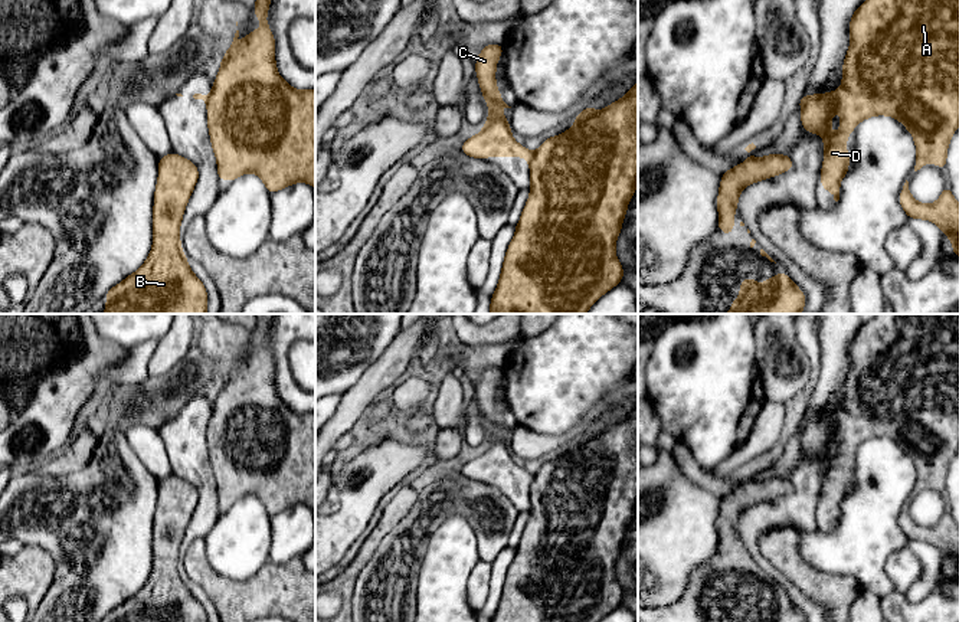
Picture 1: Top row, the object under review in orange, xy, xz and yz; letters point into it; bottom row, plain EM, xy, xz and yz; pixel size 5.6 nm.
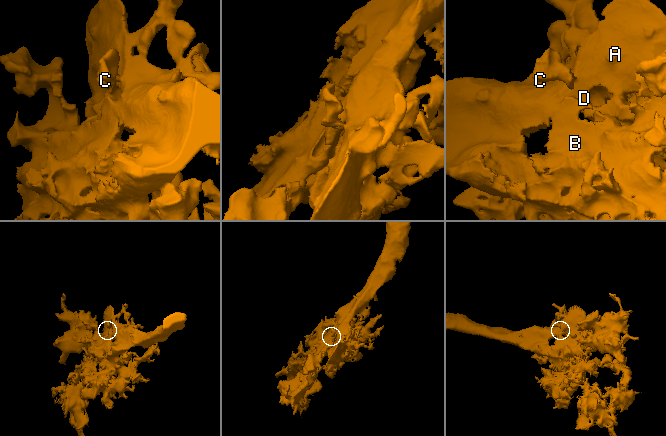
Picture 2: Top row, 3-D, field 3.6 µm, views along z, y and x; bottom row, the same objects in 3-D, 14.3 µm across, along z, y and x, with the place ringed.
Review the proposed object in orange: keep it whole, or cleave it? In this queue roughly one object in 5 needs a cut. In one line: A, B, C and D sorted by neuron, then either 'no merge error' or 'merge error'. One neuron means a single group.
A B D / C | merge error

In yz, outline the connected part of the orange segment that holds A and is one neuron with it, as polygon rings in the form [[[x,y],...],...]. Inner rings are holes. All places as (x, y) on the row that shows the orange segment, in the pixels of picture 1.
[[[865,0],[851,16],[850,22],[850,49],[847,52],[842,66],[842,85],[829,94],[808,95],[806,102],[802,105],[801,122],[809,134],[819,132],[824,138],[824,164],[821,170],[822,190],[829,190],[834,200],[839,200],[839,183],[848,174],[850,153],[845,150],[845,141],[850,132],[857,128],[858,122],[874,115],[888,115],[897,118],[904,128],[907,128],[914,140],[917,148],[917,158],[914,171],[920,170],[927,163],[935,163],[939,170],[946,168],[947,145],[953,132],[959,125],[959,0]],[[834,111],[841,114],[841,128],[837,135],[831,134],[831,118]]]

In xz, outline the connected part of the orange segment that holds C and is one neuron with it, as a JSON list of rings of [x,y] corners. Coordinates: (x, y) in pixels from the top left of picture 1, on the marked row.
[[[487,45],[475,62],[477,78],[490,114],[481,132],[468,138],[461,150],[480,160],[484,157],[524,157],[530,164],[534,154],[513,138],[510,124],[500,111],[511,108],[501,99],[495,84],[495,68],[503,52],[503,45]]]

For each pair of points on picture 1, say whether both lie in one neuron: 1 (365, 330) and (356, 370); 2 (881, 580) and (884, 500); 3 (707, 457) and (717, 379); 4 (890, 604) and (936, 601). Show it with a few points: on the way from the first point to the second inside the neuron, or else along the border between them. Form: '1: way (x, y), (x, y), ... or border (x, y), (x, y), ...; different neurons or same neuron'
1: way (365, 340), (359, 360); same neuron
2: way (861, 560), (858, 557), (858, 529), (867, 520); same neuron
3: way (712, 438), (712, 398); same neuron
4: way (902, 606), (925, 606); same neuron

